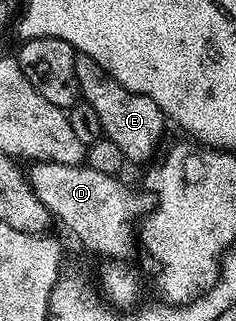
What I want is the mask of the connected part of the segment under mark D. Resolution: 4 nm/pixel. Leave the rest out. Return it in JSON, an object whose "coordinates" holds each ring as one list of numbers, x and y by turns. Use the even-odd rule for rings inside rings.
{"coordinates":[[34,162,27,167,26,175,34,193,37,194,42,204,46,206,57,223,61,222,82,245,88,250,93,250,96,254,106,254,112,260,124,260,124,257,134,246,134,226,128,221,139,215,140,202,120,183,119,177,111,178,103,172,94,172,86,164,71,166,70,164,54,164,53,162]]}

